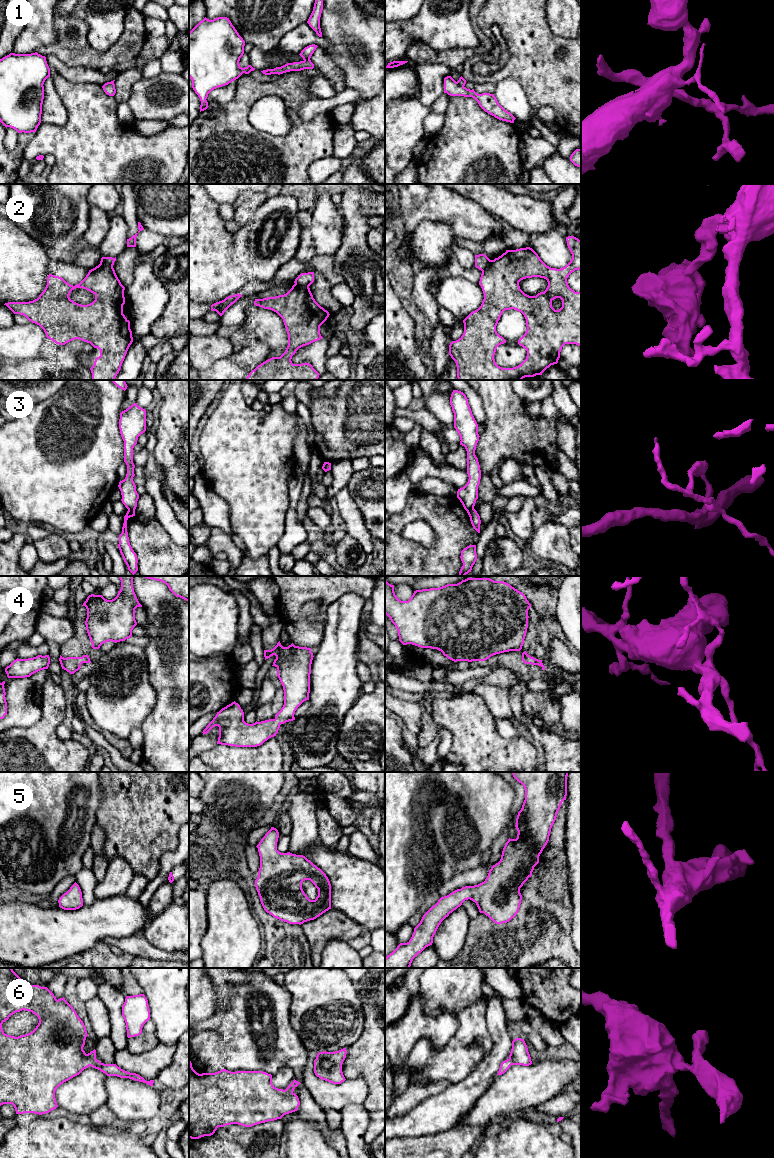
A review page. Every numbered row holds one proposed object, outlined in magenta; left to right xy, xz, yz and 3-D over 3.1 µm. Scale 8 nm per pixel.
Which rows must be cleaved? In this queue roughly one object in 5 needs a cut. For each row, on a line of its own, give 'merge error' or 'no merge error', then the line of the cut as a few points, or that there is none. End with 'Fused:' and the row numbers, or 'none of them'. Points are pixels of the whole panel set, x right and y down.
1: merge error; cut in xz along (304, 59), (309, 60)
2: merge error; cut in xz along (295, 283), (308, 286)
3: merge error; cut in xy along (128, 509), (134, 510)
4: no merge error; no cut
5: no merge error; no cut
6: no merge error; no cut
Fused: 1, 2, 3

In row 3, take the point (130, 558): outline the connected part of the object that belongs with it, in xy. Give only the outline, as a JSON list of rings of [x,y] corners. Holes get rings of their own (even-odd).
[[[128,510],[126,515],[124,516],[122,533],[119,535],[118,548],[124,559],[124,562],[128,567],[128,570],[134,575],[138,571],[137,567],[138,559],[136,553],[134,552],[130,545],[127,532],[127,520],[133,516],[135,516],[135,510]]]

